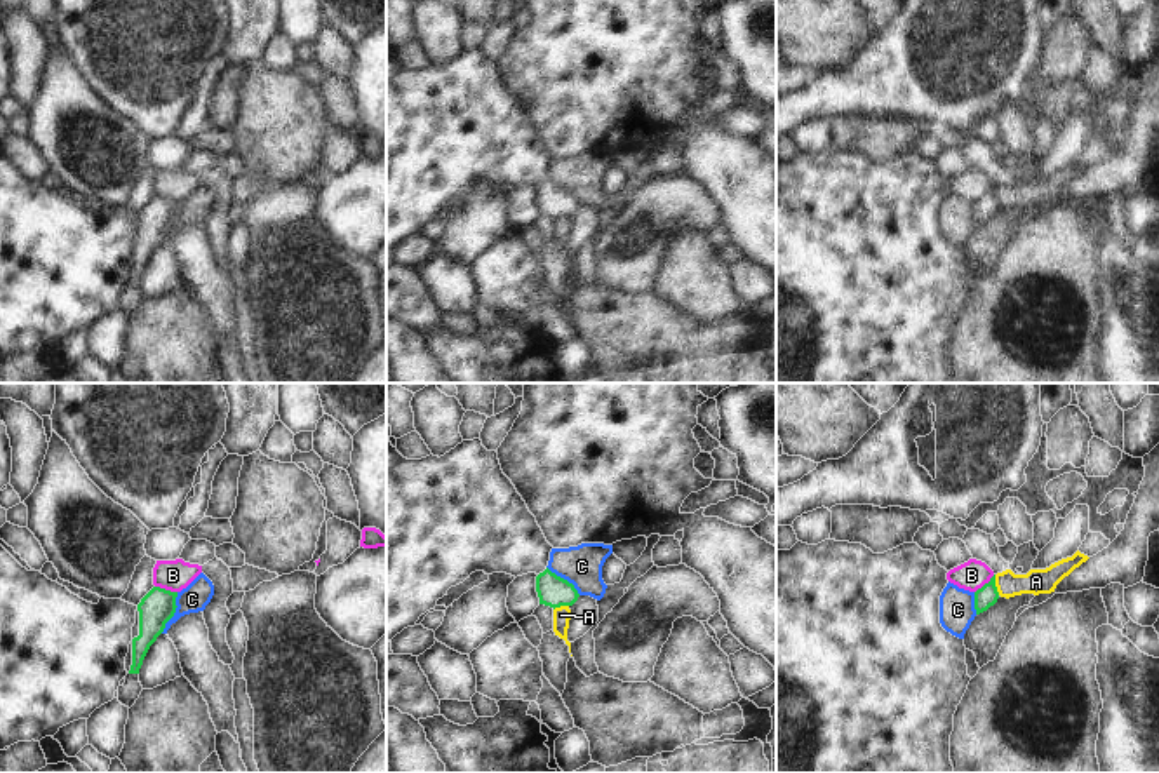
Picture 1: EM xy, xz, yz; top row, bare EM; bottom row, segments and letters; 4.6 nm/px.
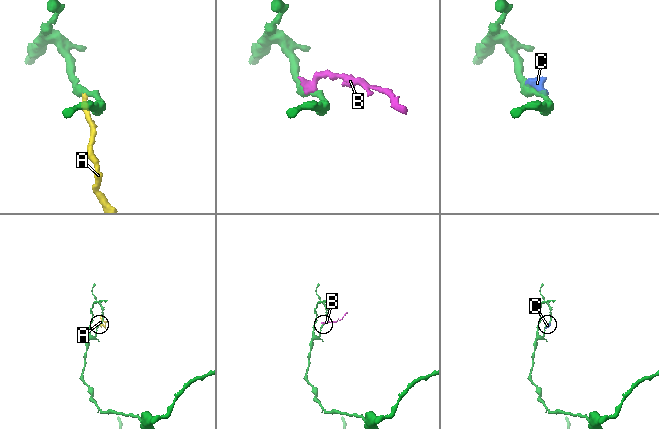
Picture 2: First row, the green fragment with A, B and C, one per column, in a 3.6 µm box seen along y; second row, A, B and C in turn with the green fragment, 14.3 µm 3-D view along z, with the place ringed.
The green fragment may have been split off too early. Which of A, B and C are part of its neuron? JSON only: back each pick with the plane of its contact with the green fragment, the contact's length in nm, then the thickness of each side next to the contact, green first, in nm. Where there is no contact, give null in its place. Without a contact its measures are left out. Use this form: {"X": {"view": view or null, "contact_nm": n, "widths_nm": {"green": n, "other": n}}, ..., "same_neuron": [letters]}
{"same_neuron": []}

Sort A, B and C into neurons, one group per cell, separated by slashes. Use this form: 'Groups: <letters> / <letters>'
Groups: A B / C.

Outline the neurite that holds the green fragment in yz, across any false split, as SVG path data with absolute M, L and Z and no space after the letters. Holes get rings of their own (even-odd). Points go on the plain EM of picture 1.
M995 185L990 188L988 193L985 193L981 198L975 202L975 219L976 225L987 221L990 216L994 216L999 209L999 202L995 197Z

